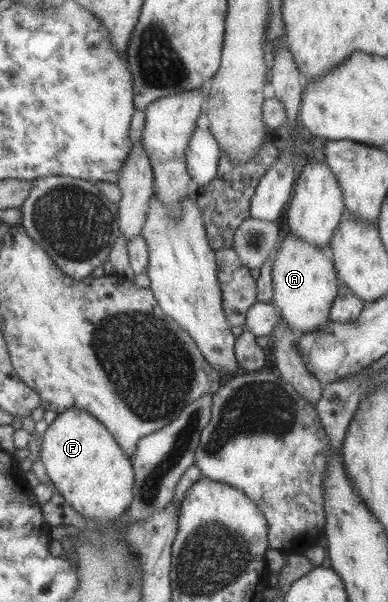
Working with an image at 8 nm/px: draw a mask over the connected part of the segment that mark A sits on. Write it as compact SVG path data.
M288 232L281 241L281 247L274 255L271 267L271 303L279 311L280 317L301 333L311 333L329 320L329 308L337 295L337 273L332 258L326 249L317 249L311 243L301 241Z

